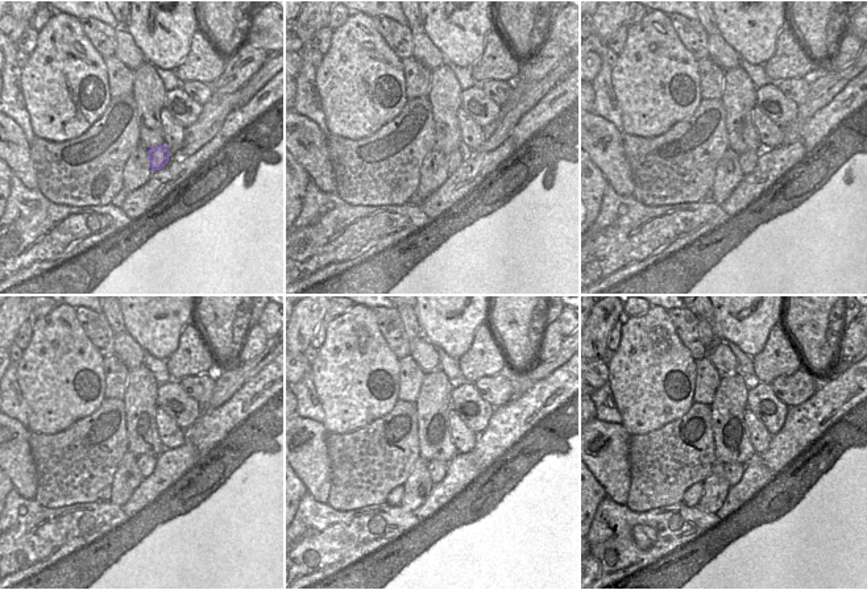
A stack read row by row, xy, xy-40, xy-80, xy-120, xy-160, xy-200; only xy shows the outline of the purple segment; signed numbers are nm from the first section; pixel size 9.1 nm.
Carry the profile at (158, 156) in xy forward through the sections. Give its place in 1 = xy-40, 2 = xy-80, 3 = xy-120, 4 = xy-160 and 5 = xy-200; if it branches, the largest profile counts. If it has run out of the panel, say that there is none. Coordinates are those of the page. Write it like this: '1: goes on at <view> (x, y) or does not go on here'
1: goes on at xy-40 (453, 158)
2: goes on at xy-80 (747, 161)
3: goes on at xy-120 (145, 462)
4: goes on at xy-160 (436, 469)
5: goes on at xy-200 (733, 473)

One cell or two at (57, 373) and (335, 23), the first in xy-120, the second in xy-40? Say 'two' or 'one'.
two

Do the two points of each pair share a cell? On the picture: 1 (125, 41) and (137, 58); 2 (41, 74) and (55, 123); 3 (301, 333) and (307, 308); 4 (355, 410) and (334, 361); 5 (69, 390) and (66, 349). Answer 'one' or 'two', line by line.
1: one
2: one
3: one
4: one
5: one

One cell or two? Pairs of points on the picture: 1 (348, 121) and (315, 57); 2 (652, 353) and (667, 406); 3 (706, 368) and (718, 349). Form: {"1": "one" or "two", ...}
{"1": "two", "2": "one", "3": "two"}

